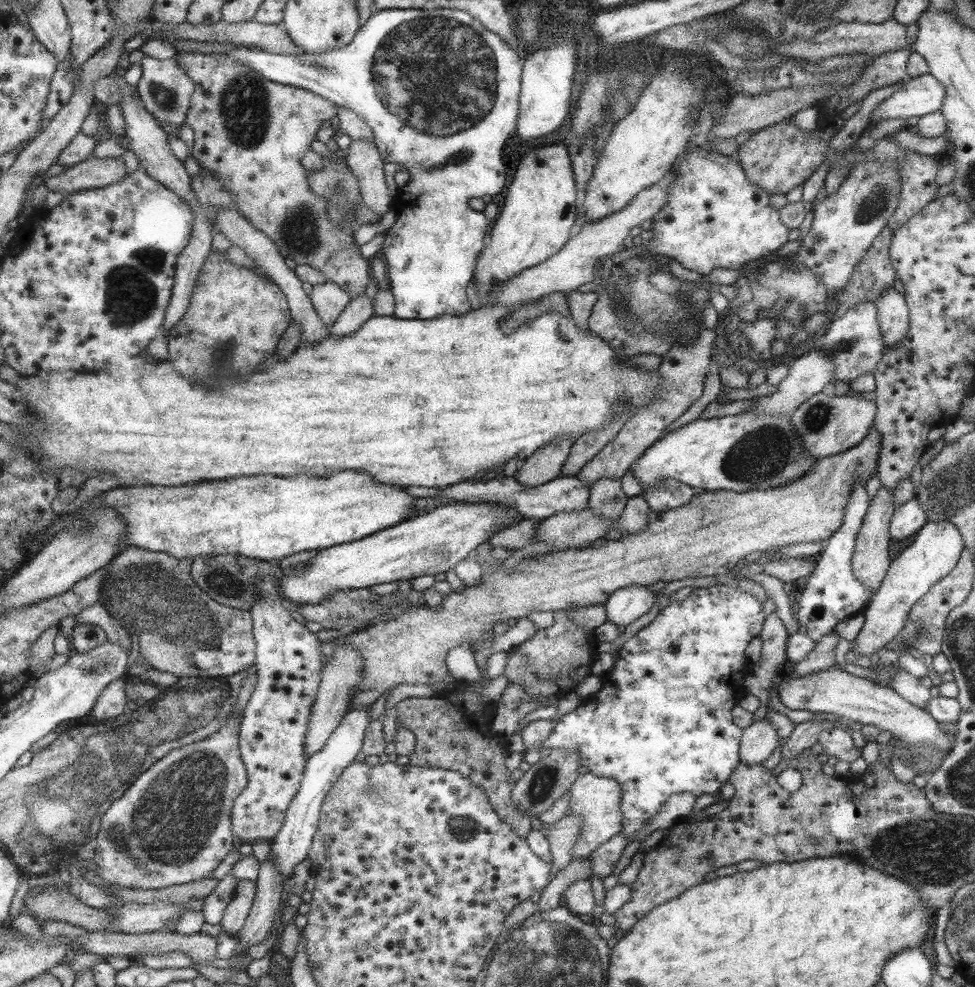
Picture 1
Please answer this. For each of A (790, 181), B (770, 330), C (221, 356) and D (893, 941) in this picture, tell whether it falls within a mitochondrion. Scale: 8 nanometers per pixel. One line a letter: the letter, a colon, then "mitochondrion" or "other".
A: other
B: mitochondrion
C: mitochondrion
D: other

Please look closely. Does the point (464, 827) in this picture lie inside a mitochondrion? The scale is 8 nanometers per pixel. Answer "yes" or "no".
yes

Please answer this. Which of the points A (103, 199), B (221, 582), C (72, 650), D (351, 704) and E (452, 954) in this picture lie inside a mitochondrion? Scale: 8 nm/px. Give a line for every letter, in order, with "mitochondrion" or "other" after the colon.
A: other
B: mitochondrion
C: other
D: other
E: other

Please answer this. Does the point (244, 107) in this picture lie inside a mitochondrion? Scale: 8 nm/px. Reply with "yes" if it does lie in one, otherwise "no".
yes

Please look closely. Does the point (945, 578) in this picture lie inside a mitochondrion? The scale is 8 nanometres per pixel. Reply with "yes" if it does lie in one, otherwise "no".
no

